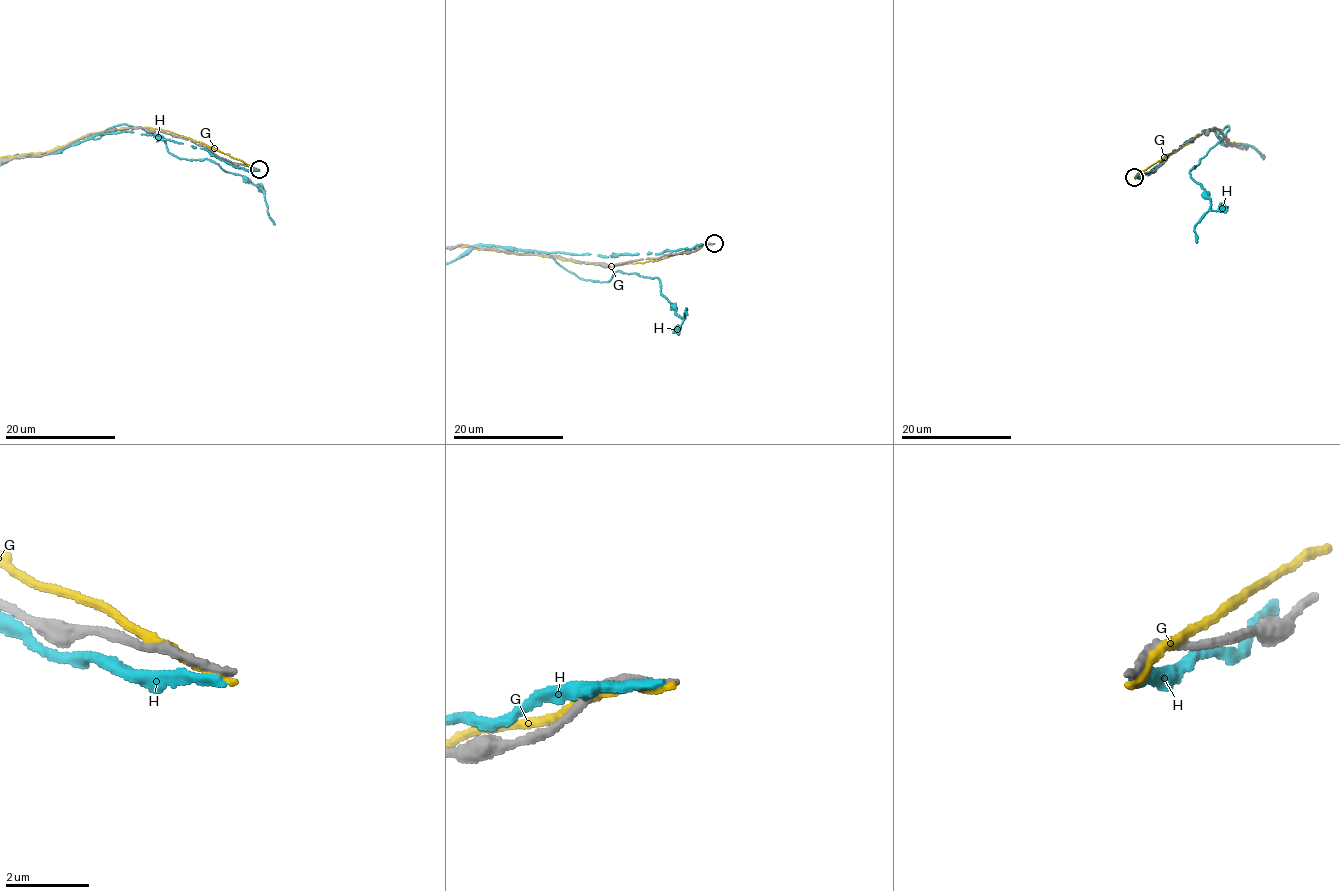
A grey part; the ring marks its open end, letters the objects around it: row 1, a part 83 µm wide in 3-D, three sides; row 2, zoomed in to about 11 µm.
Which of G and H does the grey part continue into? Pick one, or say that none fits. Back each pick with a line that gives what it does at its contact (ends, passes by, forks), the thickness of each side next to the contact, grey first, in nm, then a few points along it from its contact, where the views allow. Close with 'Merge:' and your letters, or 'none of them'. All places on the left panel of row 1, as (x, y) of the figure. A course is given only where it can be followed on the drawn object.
Merge: none of them

